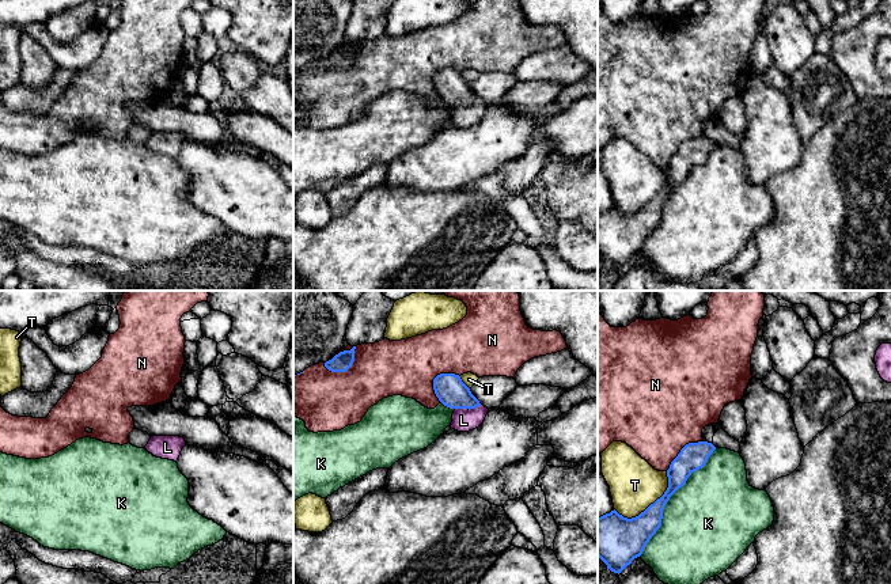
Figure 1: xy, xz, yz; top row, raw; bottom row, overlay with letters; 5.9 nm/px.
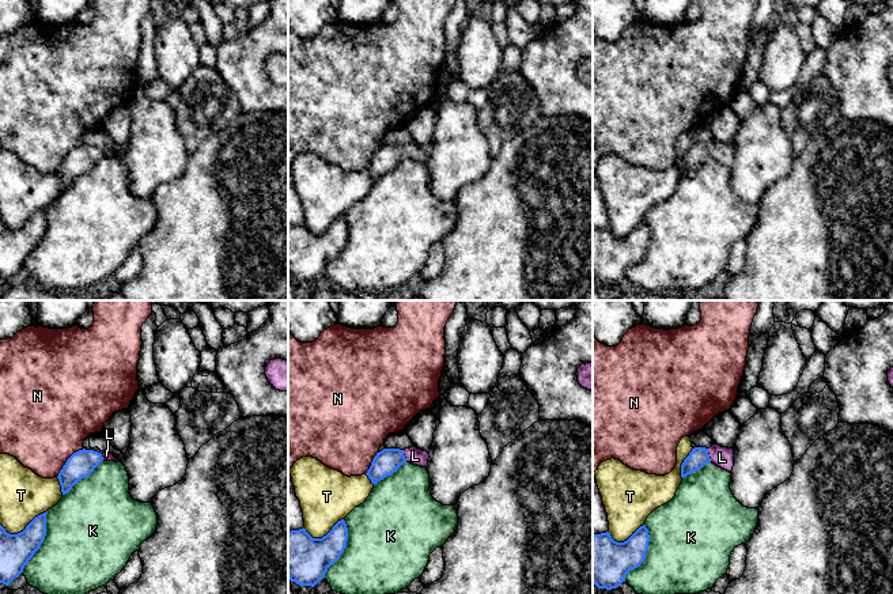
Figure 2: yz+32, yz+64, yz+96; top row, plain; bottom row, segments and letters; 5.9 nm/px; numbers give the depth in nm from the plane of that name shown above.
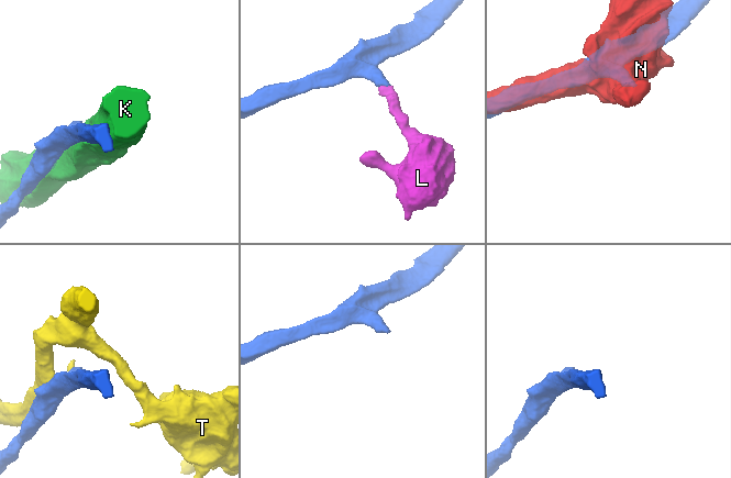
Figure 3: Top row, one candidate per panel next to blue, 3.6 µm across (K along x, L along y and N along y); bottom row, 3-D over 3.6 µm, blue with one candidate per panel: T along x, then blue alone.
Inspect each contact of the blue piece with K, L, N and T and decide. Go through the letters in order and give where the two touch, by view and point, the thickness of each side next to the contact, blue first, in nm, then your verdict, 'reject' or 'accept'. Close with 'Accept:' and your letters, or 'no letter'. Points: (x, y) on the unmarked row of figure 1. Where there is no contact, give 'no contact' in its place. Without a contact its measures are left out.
K: meets blue in yz at (667, 196); 170 nm thick on the blue side, 480 nm on the other; reject
L: meets blue in xz at (467, 103); 180 nm thick on the blue side, 140 nm on the other; accept
N: meets blue in xz at (347, 65); 110 nm thick on the blue side, 360 nm on the other; reject
T: meets blue in yz at (651, 200); 240 nm thick on the blue side, 300 nm on the other; reject
Accept: L

